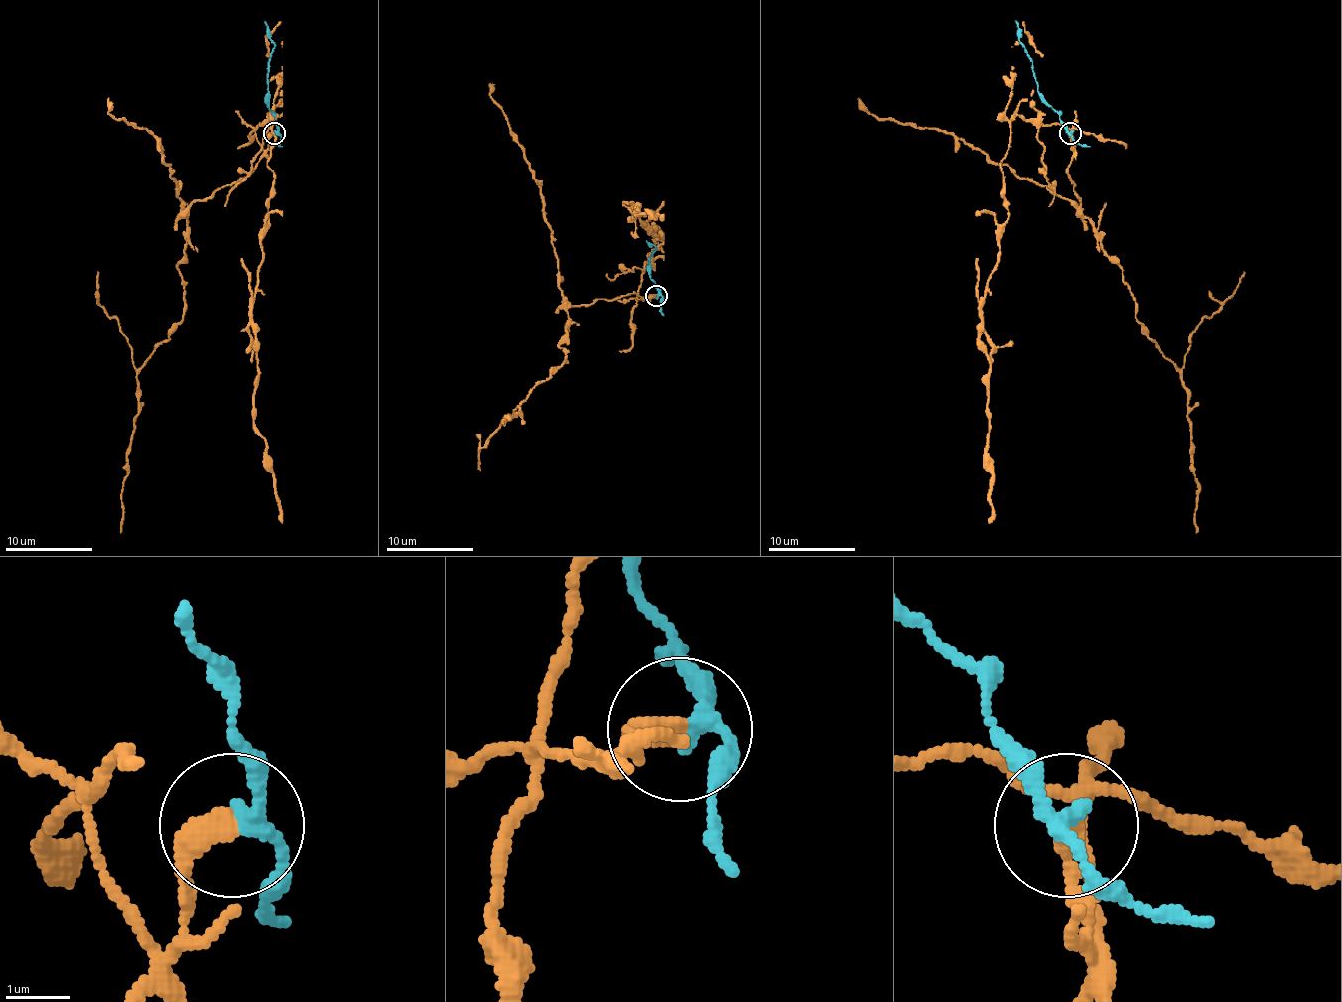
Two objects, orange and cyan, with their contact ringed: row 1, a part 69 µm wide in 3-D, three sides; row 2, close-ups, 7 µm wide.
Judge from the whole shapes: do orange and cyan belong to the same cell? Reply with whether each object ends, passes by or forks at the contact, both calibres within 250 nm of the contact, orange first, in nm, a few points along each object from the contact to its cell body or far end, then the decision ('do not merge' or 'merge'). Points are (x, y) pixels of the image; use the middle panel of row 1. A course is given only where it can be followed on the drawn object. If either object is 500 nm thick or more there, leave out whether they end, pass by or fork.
orange ends | cyan passes by | 400/240 nm | orange via (656, 296), (637, 296), (656, 235), (632, 207), (639, 216), (663, 214) | cyan via (656, 296), (656, 285), (650, 279), (650, 257), (656, 248), (645, 240) | do not merge

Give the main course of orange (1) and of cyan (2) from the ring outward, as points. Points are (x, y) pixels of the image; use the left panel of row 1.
1: (275, 134), (264, 149), (255, 130), (275, 112), (251, 327), (253, 427), (266, 442), (281, 522)
2: (275, 134), (275, 114), (268, 108), (268, 58), (275, 45), (264, 21)

